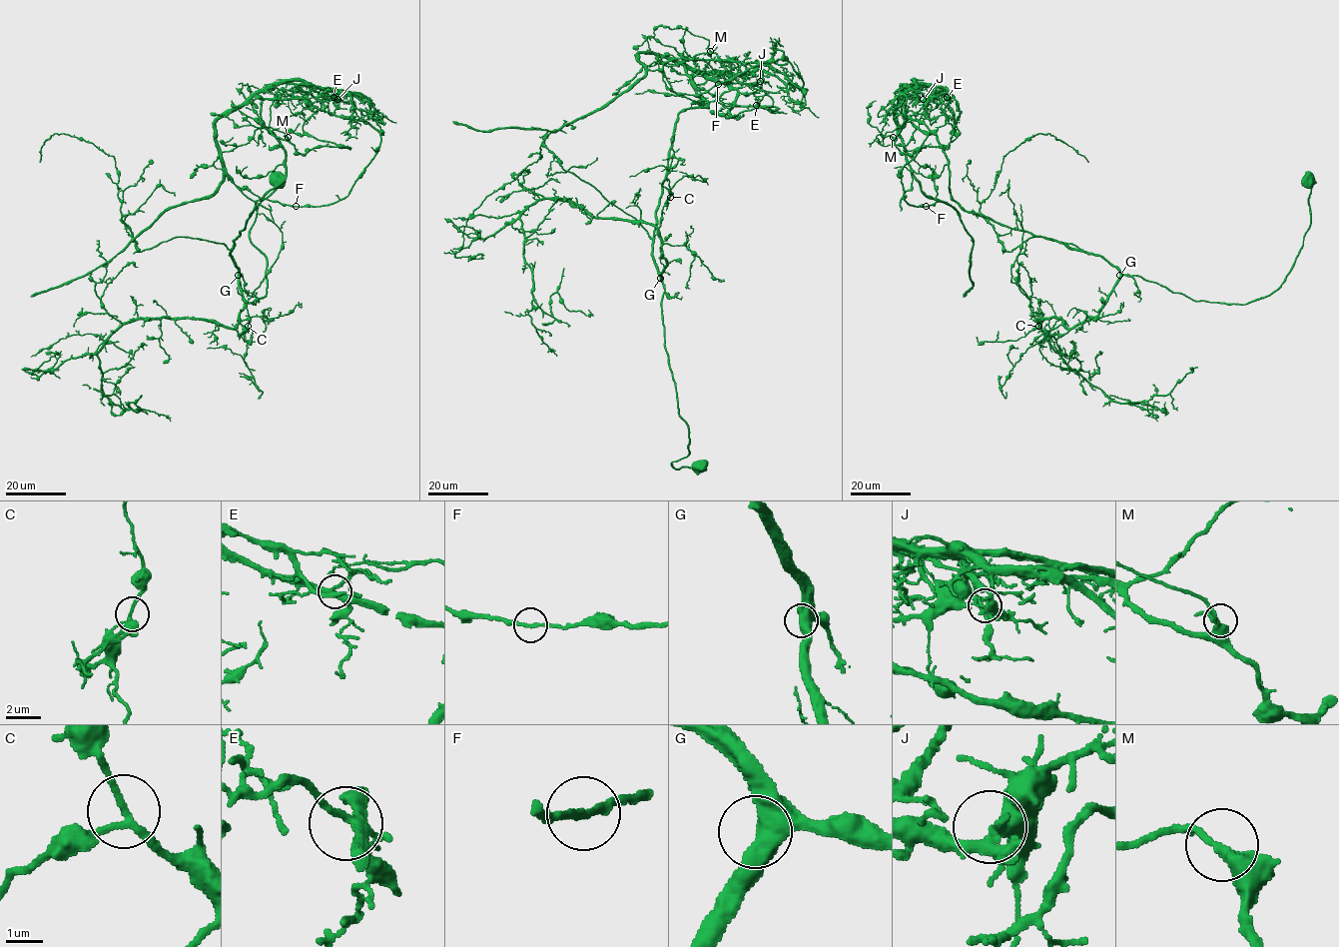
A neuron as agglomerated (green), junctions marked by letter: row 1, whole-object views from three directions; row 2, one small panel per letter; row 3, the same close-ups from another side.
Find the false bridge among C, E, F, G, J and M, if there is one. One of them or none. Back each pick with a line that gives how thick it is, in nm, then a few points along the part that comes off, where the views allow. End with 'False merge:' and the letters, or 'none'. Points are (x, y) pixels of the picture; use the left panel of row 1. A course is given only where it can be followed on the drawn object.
J: 120 nm thick; foreign part runs (337, 99), (300, 81), (256, 90), (216, 122), (223, 179), (212, 194), (166, 210), (111, 260), (30, 297)
False merge: J

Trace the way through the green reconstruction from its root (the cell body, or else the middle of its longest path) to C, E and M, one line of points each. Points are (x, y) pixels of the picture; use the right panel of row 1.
C: (1307, 180), (1309, 227), (1268, 295), (1245, 304), (1195, 301), (1122, 275), (1093, 317), (1062, 335), (1038, 326)
E: (1307, 180), (1310, 224), (1285, 281), (1245, 304), (1195, 301), (966, 211), (919, 127), (929, 98), (947, 97)
M: (1307, 180), (1310, 224), (1285, 281), (1245, 304), (1195, 301), (966, 211), (938, 137), (910, 122), (893, 137)

